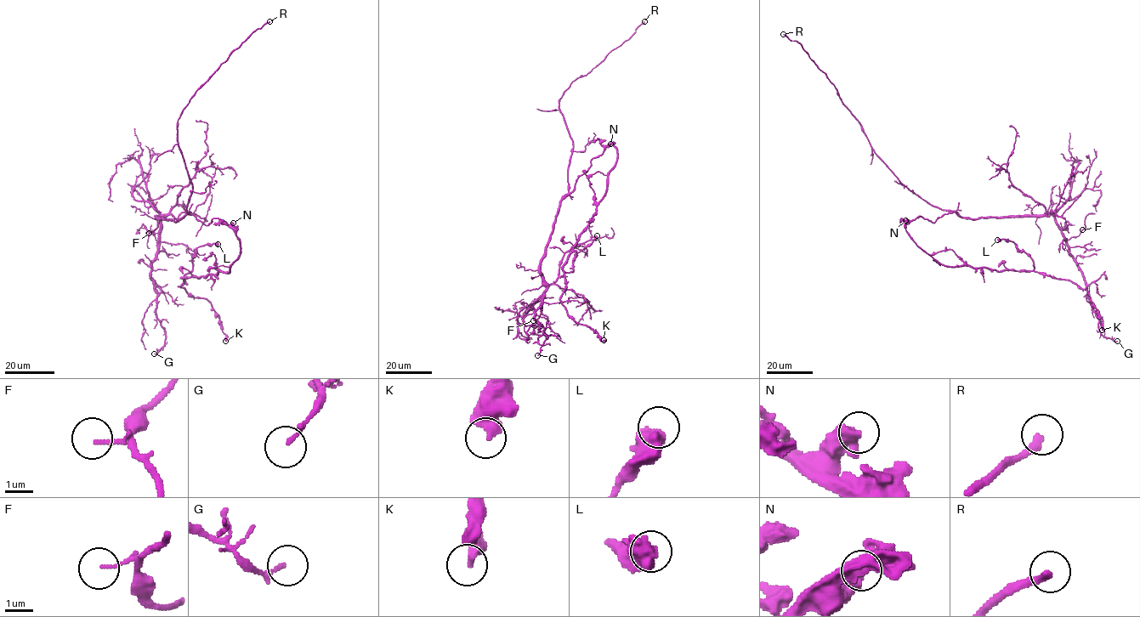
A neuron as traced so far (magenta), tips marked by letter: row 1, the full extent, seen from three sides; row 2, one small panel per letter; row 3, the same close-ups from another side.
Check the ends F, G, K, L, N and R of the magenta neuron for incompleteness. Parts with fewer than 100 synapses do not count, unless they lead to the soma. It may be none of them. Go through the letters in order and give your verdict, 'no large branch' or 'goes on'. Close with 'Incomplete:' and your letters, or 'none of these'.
F: no large branch
G: no large branch
K: no large branch
L: no large branch
N: no large branch
R: goes on
Incomplete: R

